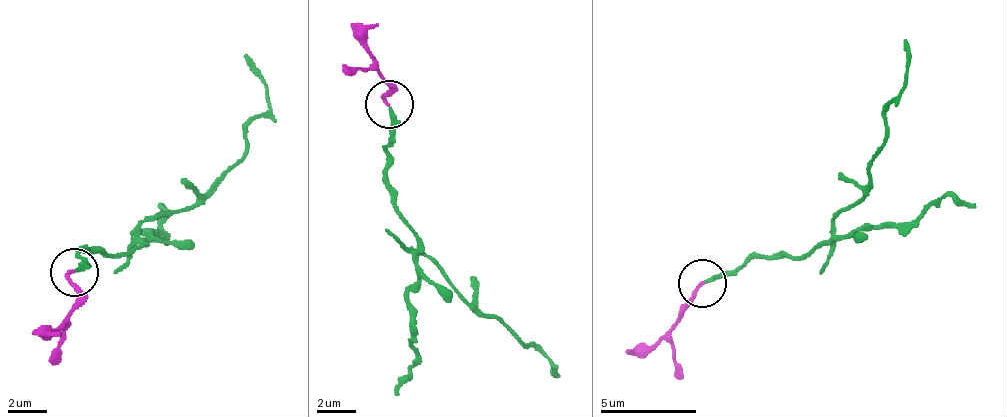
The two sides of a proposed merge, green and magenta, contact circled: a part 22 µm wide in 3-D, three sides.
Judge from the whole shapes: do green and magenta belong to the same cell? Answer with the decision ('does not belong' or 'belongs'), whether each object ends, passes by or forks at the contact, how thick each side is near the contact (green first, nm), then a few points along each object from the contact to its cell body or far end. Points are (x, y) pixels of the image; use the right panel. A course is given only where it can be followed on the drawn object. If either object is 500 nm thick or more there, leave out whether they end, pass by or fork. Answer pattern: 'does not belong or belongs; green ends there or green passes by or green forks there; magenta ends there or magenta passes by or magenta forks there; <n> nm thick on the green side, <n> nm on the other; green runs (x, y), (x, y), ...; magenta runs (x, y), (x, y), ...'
does not belong; green ends there; magenta ends there; 240 nm thick on the green side, 180 nm on the other; green runs (705, 282), (732, 276), (754, 257), (809, 254), (859, 203), (881, 146), (886, 112), (903, 91), (907, 40); magenta runs (701, 282), (666, 330), (635, 352)

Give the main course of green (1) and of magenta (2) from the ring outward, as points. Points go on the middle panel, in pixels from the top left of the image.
1: (388, 108), (388, 196), (418, 244), (421, 255), (455, 293), (532, 346), (552, 371), (559, 372), (549, 370)
2: (388, 103), (379, 66), (350, 22)

